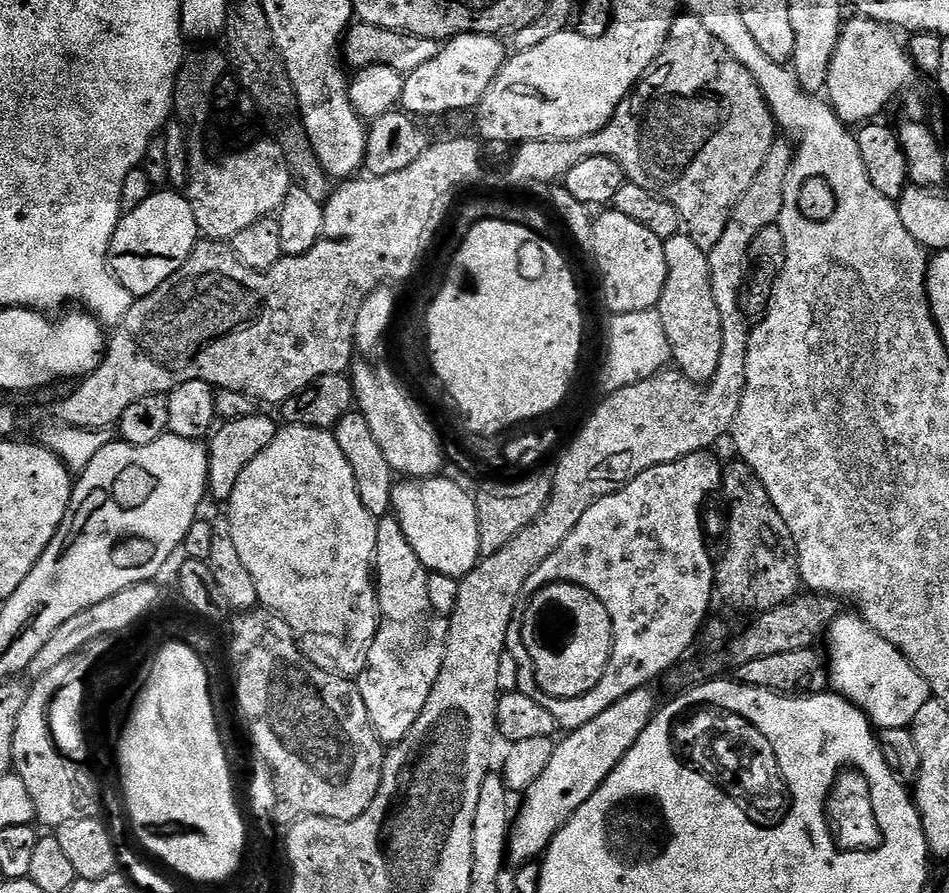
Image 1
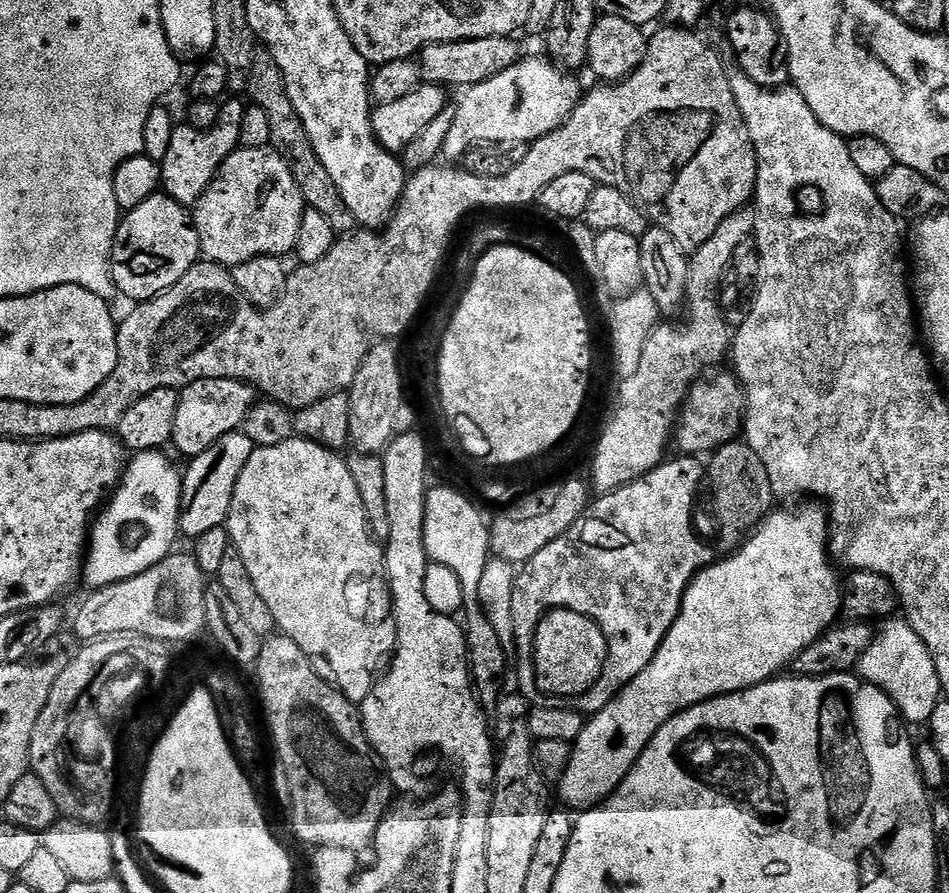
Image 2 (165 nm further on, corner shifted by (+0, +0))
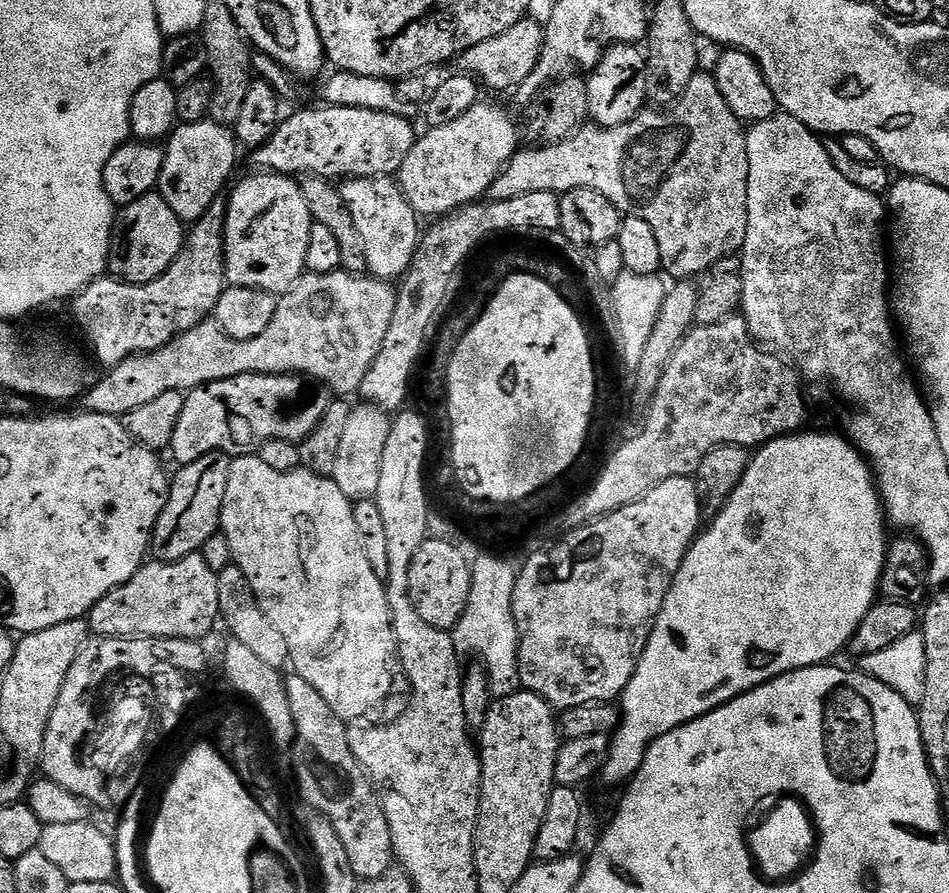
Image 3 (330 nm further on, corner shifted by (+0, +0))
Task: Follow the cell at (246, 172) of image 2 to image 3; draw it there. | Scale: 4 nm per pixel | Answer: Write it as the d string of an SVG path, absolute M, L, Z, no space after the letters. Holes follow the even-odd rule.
M256 170L253 173L253 176L244 176L240 181L237 179L227 193L228 200L226 196L224 279L234 288L257 288L283 294L290 291L300 281L300 277L305 275L306 250L310 247L310 230L314 221L300 184L293 177L267 170Z

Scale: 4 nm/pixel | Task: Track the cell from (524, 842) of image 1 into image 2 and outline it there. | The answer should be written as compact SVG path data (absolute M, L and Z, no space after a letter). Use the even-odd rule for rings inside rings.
M808 502L805 504L808 504L805 508L796 508L793 512L779 512L779 510L769 512L764 517L764 521L733 551L737 551L733 556L728 556L725 560L717 559L715 562L709 564L708 567L703 568L692 579L692 585L689 586L684 595L684 601L680 607L678 618L670 626L670 630L664 636L664 641L659 650L654 654L654 658L650 664L642 670L642 674L638 674L638 678L631 680L612 699L610 706L606 706L602 711L595 713L585 723L582 734L577 738L575 744L572 745L572 757L562 774L562 778L558 782L560 796L569 804L565 804L569 809L587 810L604 803L620 787L621 782L628 777L630 770L636 765L638 758L644 753L646 746L654 738L656 731L670 718L674 718L679 712L684 712L690 706L701 704L715 696L725 696L731 692L742 692L746 688L753 688L756 684L765 684L766 681L773 679L777 674L783 673L780 671L783 668L787 669L792 661L795 660L797 654L802 650L806 650L806 646L810 646L820 635L833 627L835 623L834 616L836 614L837 616L839 615L842 602L842 576L840 580L839 574L836 573L837 565L830 555L830 516L819 503Z

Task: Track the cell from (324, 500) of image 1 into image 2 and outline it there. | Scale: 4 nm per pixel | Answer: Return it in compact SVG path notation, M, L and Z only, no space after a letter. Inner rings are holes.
M299 438L265 448L253 447L250 462L246 462L246 466L242 466L242 474L238 474L226 527L231 547L235 555L242 558L246 574L250 574L250 582L254 582L254 590L258 590L258 594L262 594L262 602L270 606L270 614L274 614L277 629L283 635L289 636L303 650L323 680L328 681L354 706L363 704L364 699L371 694L378 683L378 672L375 672L375 668L380 663L383 665L393 655L396 646L396 620L392 616L392 596L388 592L388 578L384 575L384 550L372 538L372 532L368 528L366 508L362 506L362 498L358 498L358 486L354 486L354 478L350 475L347 459L339 451L323 448L321 444Z

